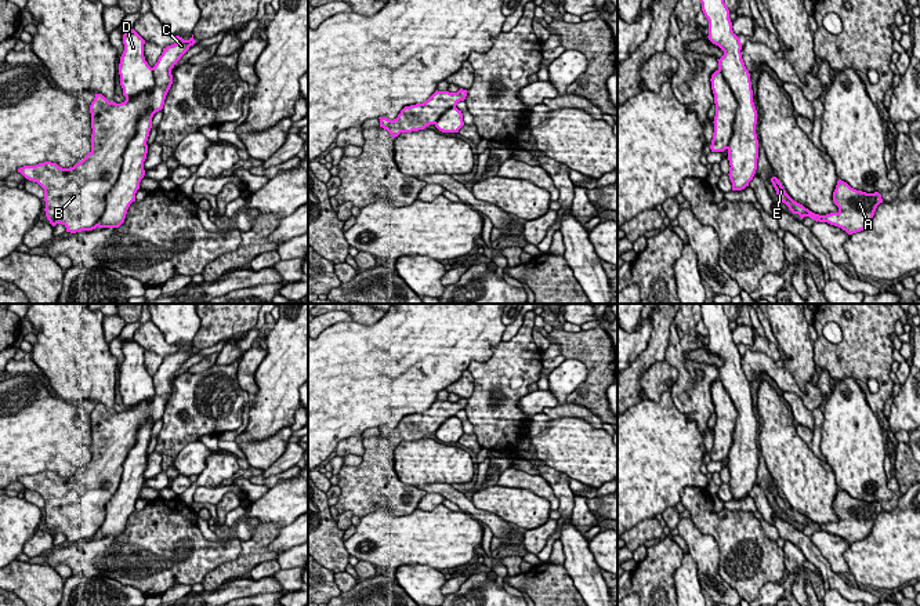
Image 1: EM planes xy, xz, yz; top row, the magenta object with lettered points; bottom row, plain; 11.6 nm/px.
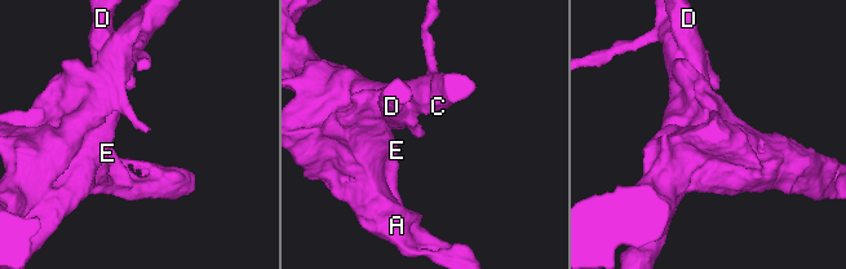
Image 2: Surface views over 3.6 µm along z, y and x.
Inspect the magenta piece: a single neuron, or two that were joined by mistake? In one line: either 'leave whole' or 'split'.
split

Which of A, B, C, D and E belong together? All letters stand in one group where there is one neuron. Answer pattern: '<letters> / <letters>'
A B C E / D

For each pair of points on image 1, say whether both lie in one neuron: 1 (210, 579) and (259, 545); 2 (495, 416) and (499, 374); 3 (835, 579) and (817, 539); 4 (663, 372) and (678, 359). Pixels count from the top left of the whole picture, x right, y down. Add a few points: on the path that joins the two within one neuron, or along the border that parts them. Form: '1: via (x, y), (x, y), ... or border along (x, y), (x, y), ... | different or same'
1: via (223, 573), (235, 572), (249, 558) | same
2: via (486, 406), (488, 389), (493, 384) | same
3: border along (810, 537), (829, 566), (839, 574) | different
4: border along (665, 359), (677, 372), (677, 380), (670, 389) | different

